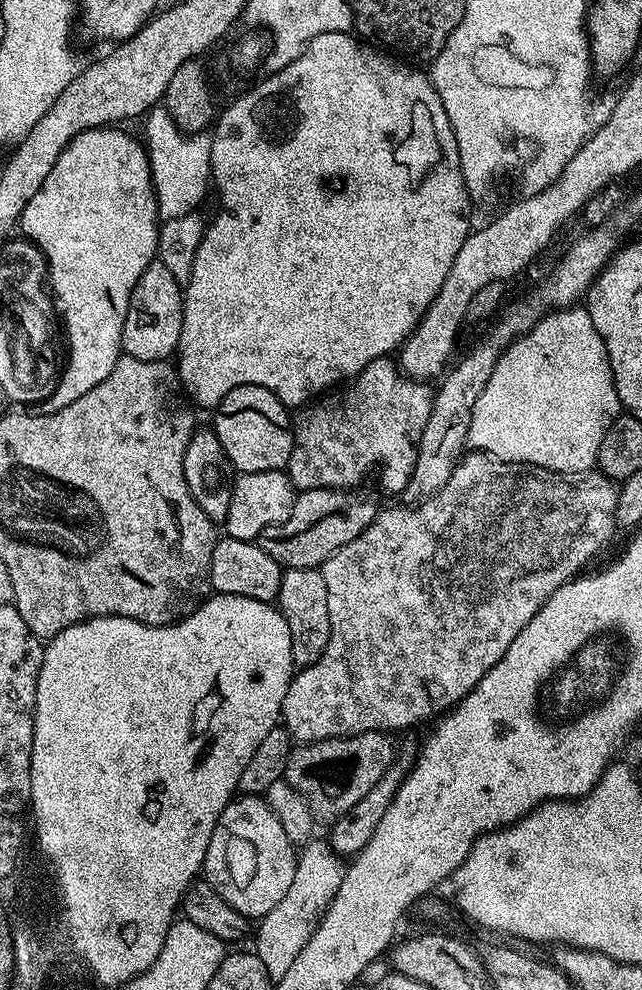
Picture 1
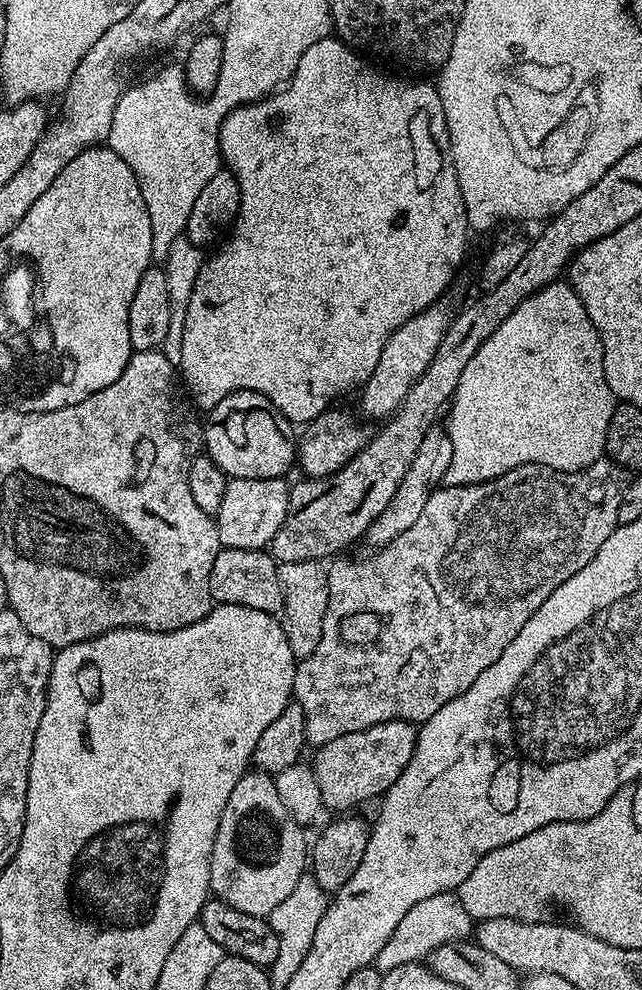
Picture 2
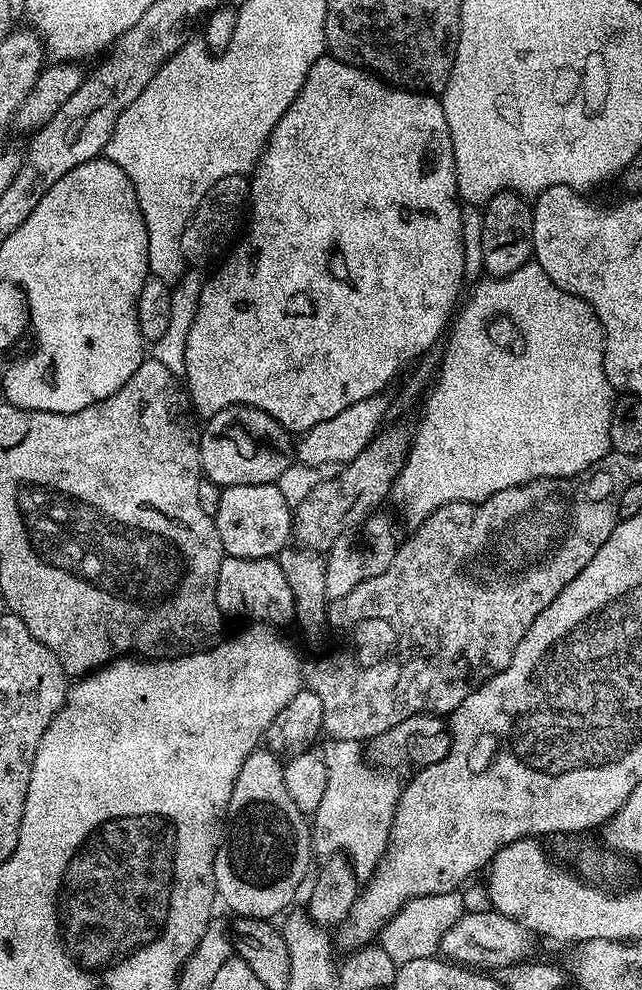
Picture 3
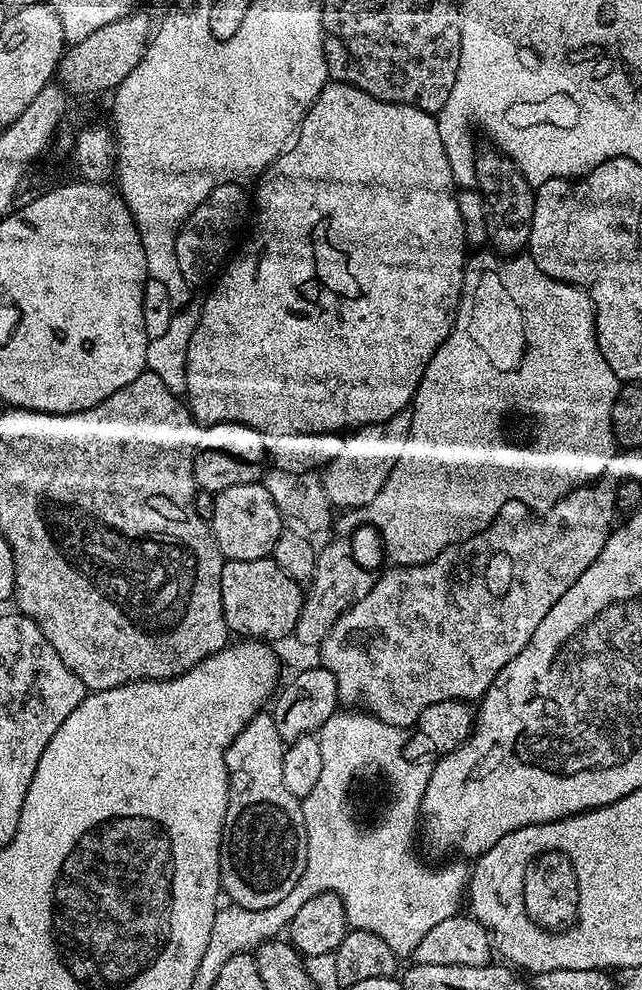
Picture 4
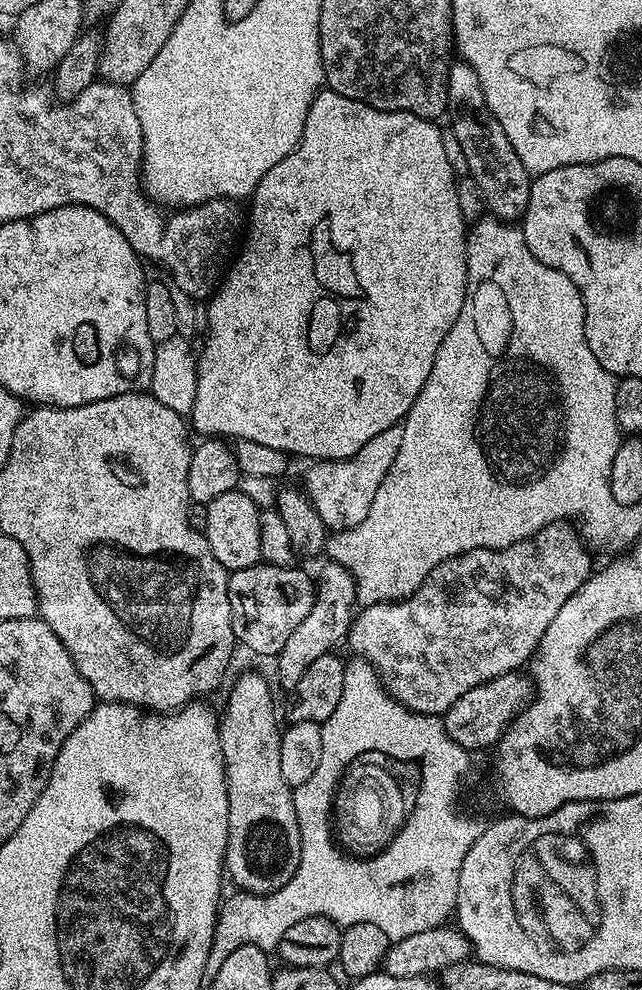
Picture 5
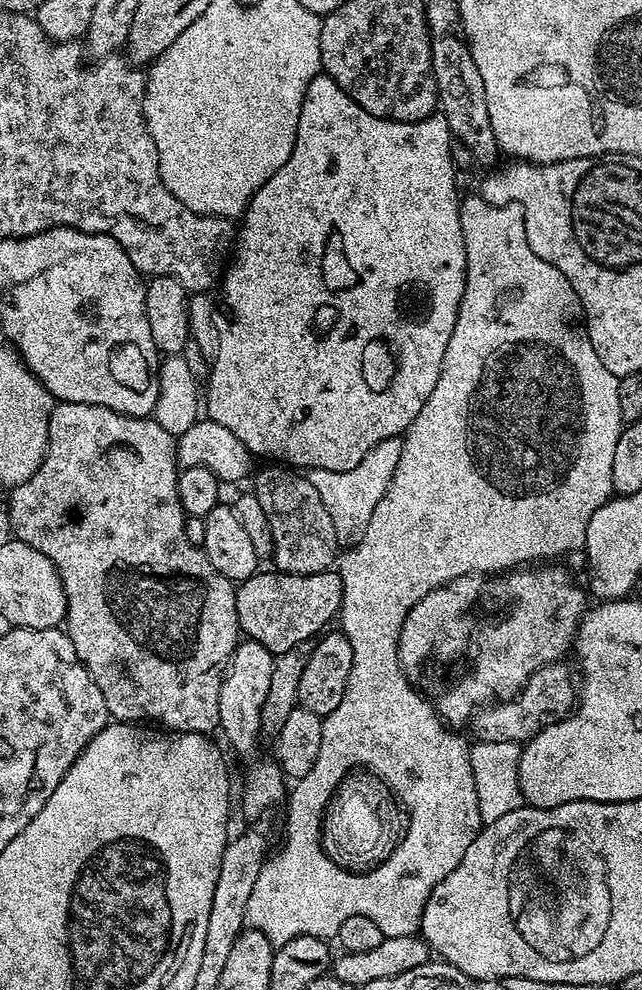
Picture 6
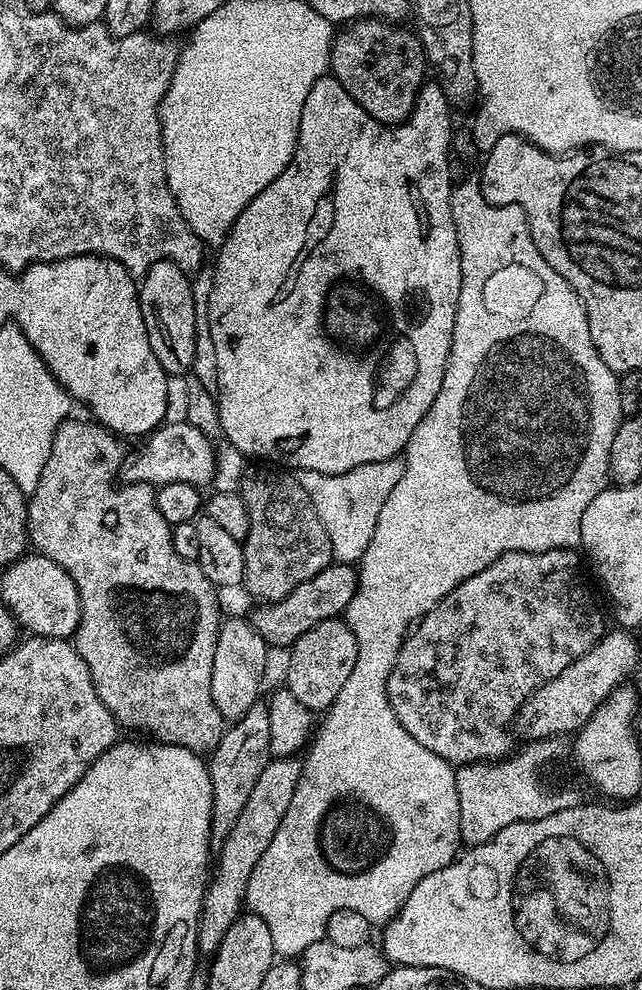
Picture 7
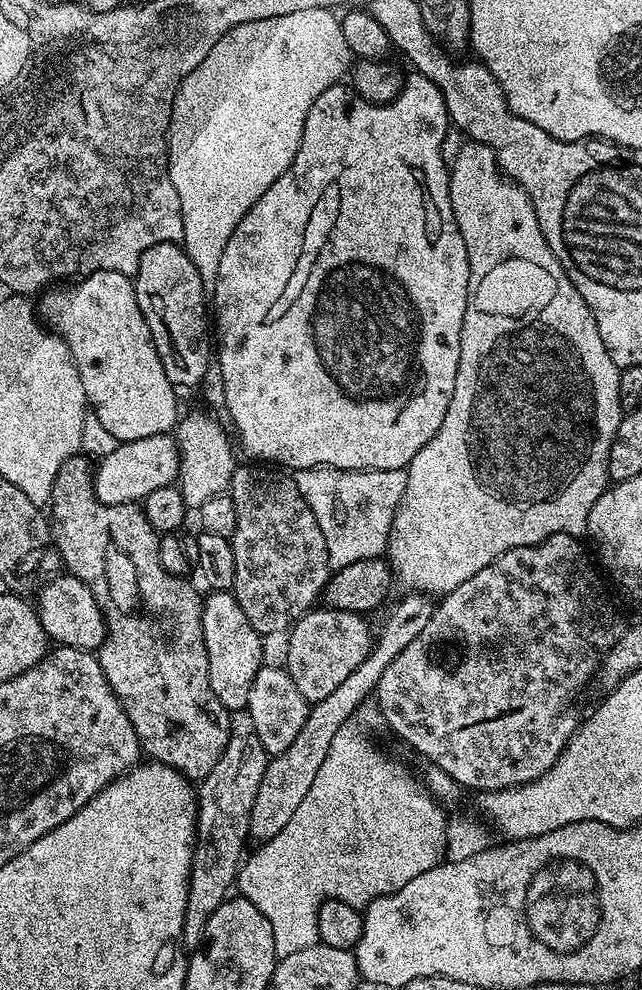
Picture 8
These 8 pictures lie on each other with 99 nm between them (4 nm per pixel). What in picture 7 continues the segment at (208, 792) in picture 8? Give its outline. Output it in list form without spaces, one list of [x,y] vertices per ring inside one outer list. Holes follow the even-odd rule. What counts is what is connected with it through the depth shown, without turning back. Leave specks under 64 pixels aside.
[[[257,703],[225,731],[219,746],[213,749],[208,765],[212,780],[212,835],[215,839],[223,840],[227,837],[248,802],[256,780],[269,764],[272,756],[269,732],[267,707]]]

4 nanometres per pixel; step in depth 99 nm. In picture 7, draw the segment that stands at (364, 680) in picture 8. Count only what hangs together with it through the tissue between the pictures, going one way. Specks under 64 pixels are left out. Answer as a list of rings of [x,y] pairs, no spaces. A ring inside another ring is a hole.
[[[279,757],[269,761],[260,774],[254,790],[248,798],[239,818],[221,843],[218,864],[214,866],[209,884],[205,888],[203,914],[200,916],[199,932],[196,935],[197,951],[211,957],[221,945],[222,938],[243,913],[250,875],[258,860],[270,846],[274,833],[281,825],[282,817],[289,809],[296,783],[300,780],[301,763],[293,757]]]

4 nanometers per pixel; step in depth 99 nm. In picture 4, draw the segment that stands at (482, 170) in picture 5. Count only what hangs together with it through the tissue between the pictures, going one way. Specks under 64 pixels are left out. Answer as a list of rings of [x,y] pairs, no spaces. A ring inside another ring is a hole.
[[[491,151],[476,159],[476,181],[484,197],[488,242],[499,255],[513,256],[528,245],[535,191],[511,159],[499,151]]]

